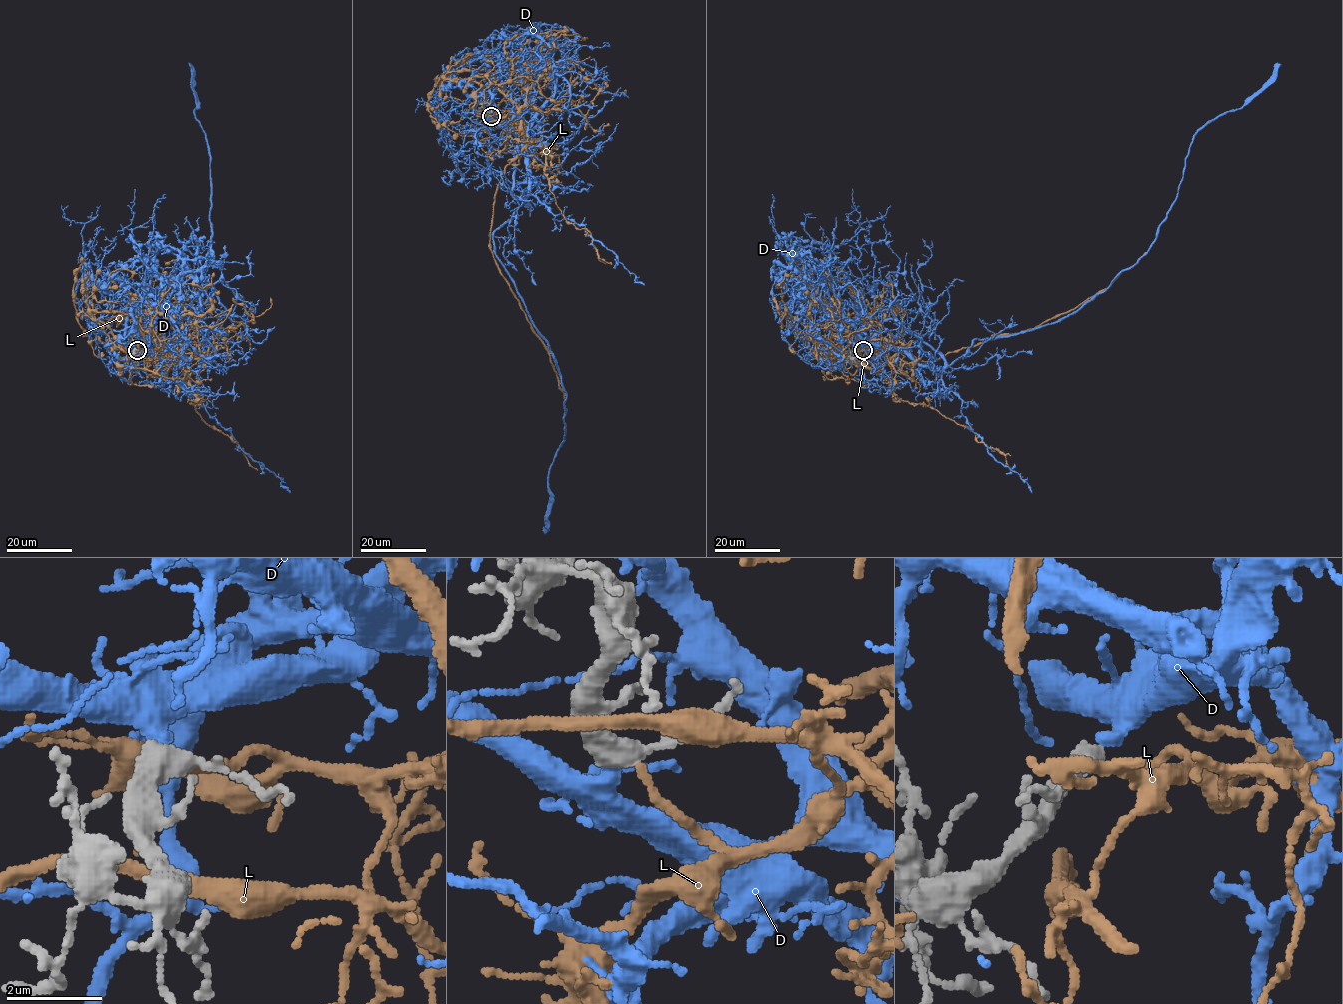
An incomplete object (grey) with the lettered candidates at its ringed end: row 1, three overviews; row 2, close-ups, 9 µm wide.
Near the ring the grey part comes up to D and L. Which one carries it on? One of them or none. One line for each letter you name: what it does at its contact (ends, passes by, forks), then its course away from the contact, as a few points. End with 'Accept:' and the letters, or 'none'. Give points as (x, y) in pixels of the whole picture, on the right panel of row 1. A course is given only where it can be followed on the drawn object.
L: It ends there. Its course: (863, 349), (870, 349), (871, 340), (887, 340), (929, 362), (992, 337), (1033, 329), (1104, 290), (1146, 252)
Accept: L

